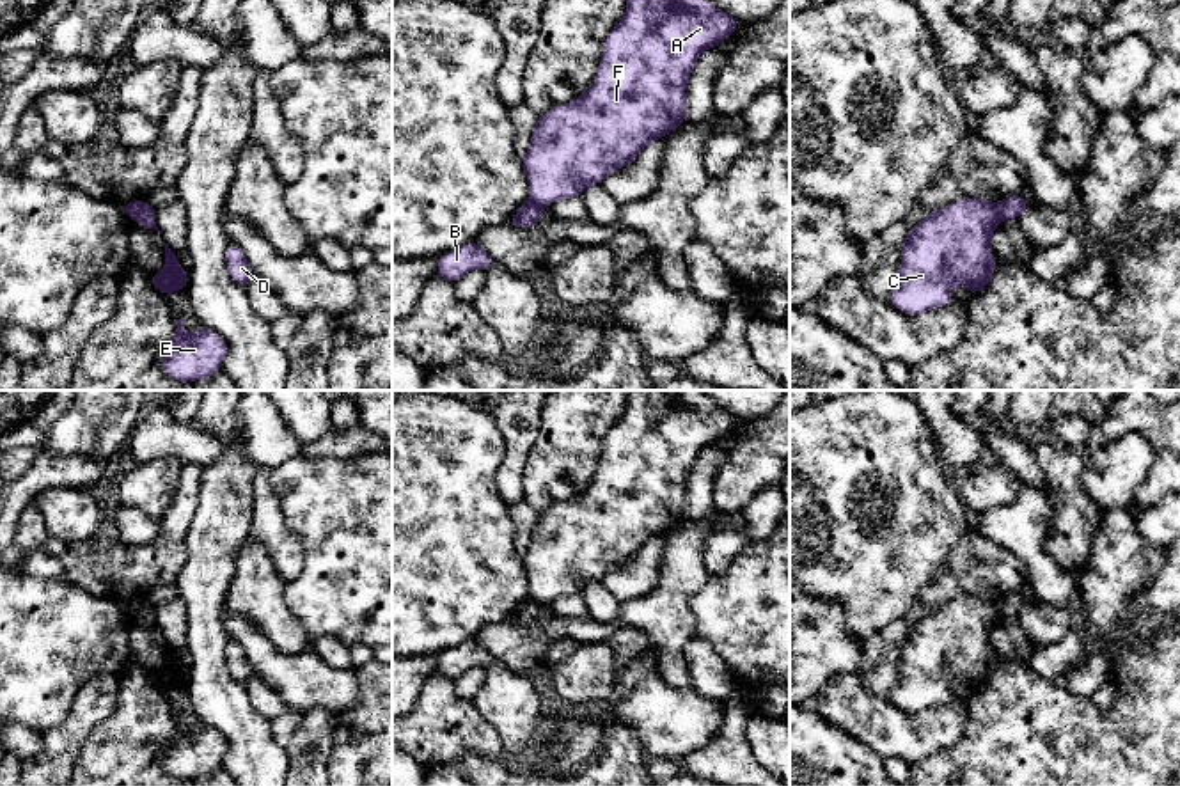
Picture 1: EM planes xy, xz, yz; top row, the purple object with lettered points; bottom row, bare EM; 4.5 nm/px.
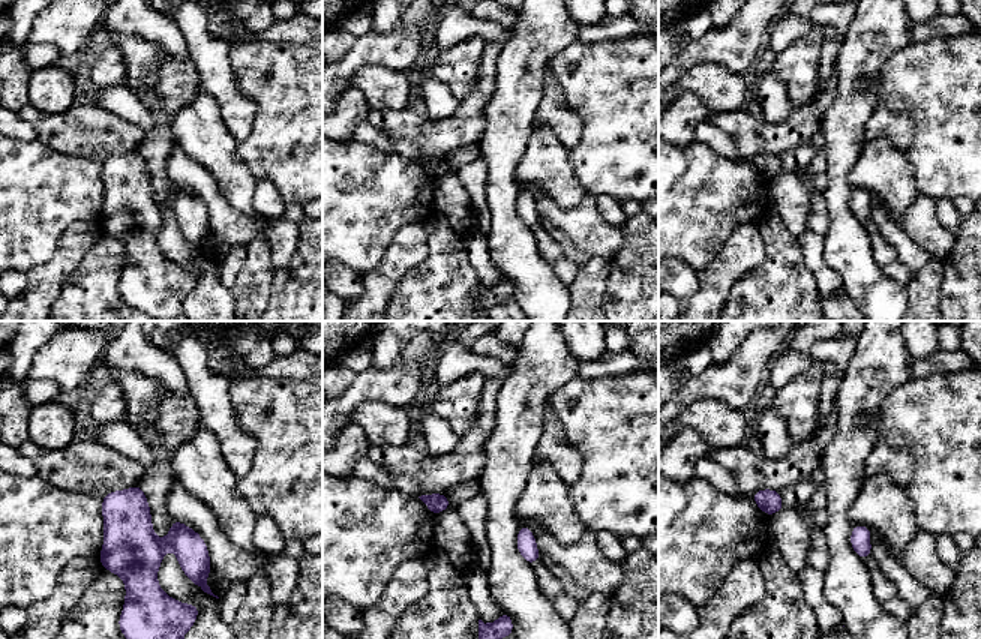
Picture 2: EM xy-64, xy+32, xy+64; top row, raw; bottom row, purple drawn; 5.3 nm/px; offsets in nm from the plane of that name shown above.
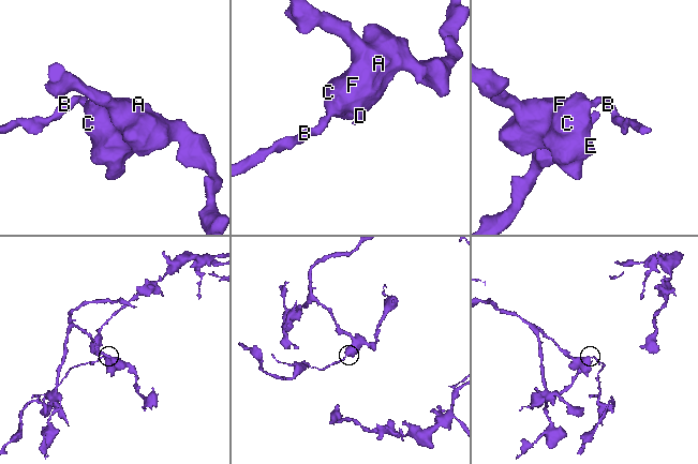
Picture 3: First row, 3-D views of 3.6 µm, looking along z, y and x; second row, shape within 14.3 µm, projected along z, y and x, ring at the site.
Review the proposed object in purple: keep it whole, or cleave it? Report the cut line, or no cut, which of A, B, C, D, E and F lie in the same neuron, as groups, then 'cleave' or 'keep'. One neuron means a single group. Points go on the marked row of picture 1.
cut xy (144, 201), (132, 219); groups A C D E F / B; cleave

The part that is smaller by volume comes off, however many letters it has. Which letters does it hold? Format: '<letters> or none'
B

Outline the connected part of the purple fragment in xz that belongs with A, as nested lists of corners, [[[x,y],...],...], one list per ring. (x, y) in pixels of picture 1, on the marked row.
[[[628,0],[625,16],[605,37],[593,83],[577,99],[538,117],[522,160],[529,200],[550,206],[582,197],[587,186],[628,165],[649,142],[683,126],[687,83],[697,59],[740,25],[710,0]]]

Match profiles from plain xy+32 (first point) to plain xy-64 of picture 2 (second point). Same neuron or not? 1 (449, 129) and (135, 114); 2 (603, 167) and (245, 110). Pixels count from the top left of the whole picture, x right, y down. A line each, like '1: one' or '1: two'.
1: two
2: two

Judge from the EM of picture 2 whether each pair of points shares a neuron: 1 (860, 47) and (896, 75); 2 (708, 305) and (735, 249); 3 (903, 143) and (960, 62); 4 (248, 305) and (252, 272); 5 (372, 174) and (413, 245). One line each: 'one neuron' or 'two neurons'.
1: two neurons
2: one neuron
3: two neurons
4: one neuron
5: two neurons

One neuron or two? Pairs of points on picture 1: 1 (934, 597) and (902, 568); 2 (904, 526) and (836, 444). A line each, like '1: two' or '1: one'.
1: two
2: one

